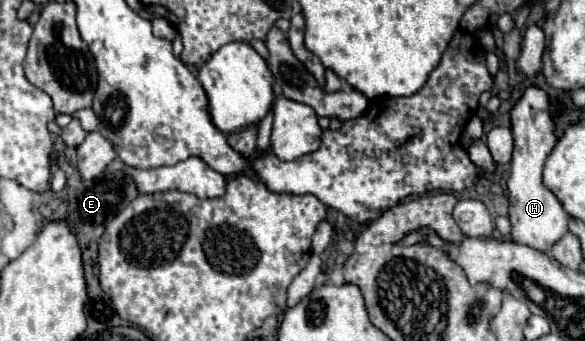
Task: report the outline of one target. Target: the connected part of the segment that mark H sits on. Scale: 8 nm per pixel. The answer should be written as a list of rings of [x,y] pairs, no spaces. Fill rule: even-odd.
[[[527,87],[523,97],[519,99],[519,103],[511,109],[511,131],[513,131],[513,159],[511,159],[511,175],[507,181],[509,187],[509,221],[511,221],[511,241],[513,243],[521,243],[527,247],[533,247],[537,251],[549,253],[551,247],[569,231],[567,223],[569,223],[569,215],[565,213],[563,205],[559,203],[559,199],[547,189],[543,187],[543,163],[547,159],[547,155],[553,151],[557,137],[555,137],[555,125],[553,125],[553,117],[551,117],[551,109],[555,109],[547,97],[545,91],[537,89],[537,87]]]

